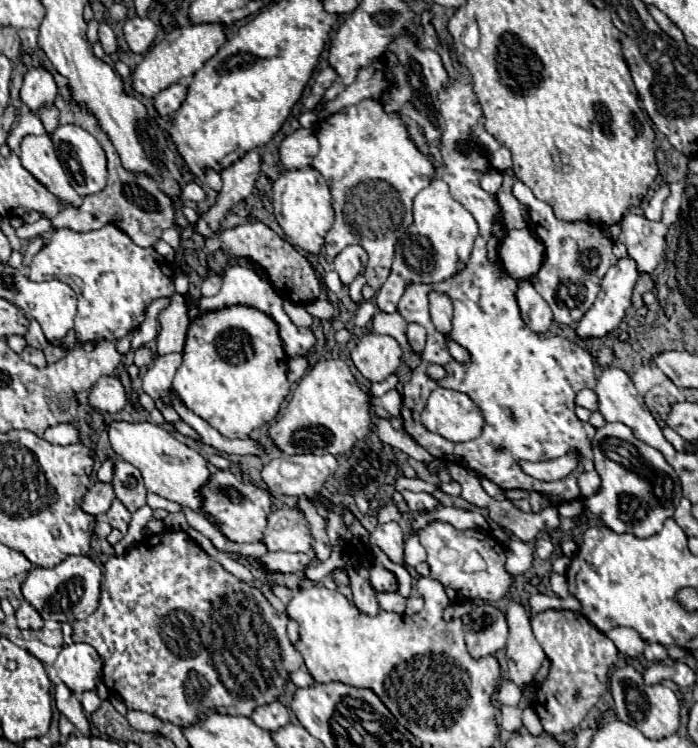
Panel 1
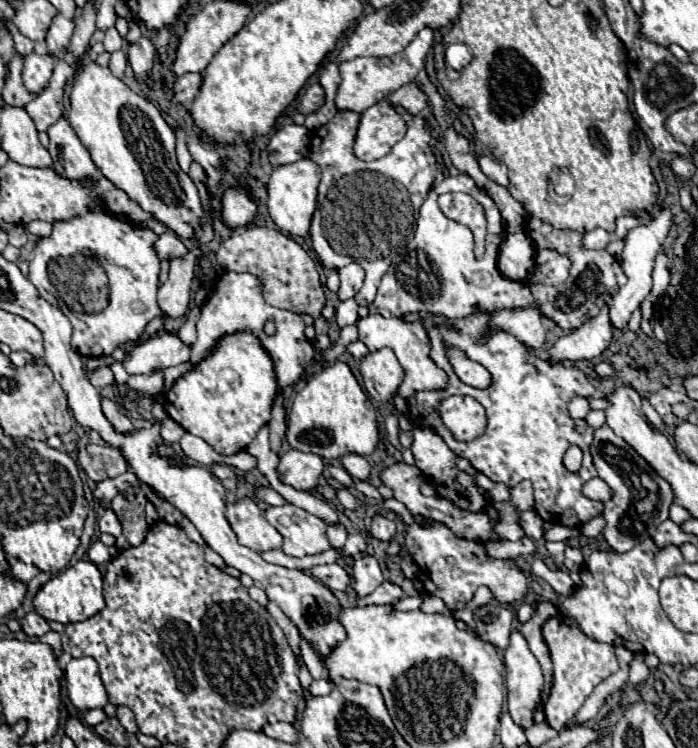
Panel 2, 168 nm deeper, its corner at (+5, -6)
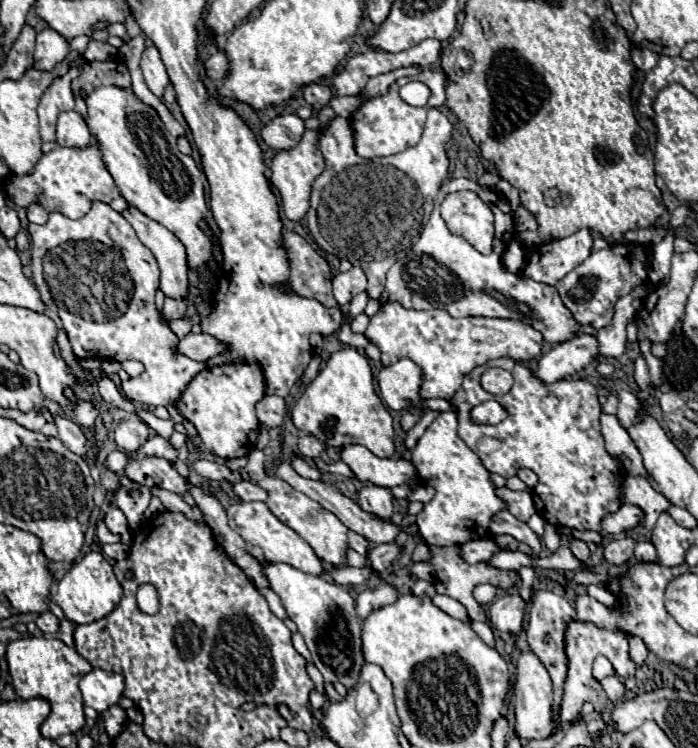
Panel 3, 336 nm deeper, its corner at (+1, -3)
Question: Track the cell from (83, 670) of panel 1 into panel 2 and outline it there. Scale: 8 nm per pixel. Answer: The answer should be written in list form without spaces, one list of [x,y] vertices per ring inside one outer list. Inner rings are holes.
[[[92,657],[72,659],[64,673],[68,697],[80,711],[104,707],[108,703],[108,693],[100,679],[98,663]]]

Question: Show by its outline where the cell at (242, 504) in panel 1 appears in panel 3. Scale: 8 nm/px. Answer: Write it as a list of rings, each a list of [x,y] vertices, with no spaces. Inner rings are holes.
[[[238,502],[228,508],[228,524],[242,540],[250,546],[260,546],[264,550],[266,562],[286,562],[308,574],[322,574],[322,562],[314,550],[284,522],[280,522],[264,502]]]

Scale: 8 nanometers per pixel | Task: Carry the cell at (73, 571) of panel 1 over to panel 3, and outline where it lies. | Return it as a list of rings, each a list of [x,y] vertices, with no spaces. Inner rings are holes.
[[[88,552],[80,562],[72,566],[72,570],[58,582],[56,592],[52,594],[52,602],[56,602],[64,616],[74,624],[88,624],[104,618],[112,608],[120,602],[122,588],[116,582],[112,566],[100,552]]]

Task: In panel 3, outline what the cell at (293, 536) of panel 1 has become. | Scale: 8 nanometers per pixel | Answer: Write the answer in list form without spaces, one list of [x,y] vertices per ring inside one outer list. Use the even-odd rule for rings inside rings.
[[[254,448],[254,450],[248,454],[246,474],[248,474],[258,486],[262,486],[262,488],[268,492],[266,504],[268,504],[270,512],[272,512],[280,522],[284,522],[286,526],[290,526],[304,542],[308,542],[308,544],[312,546],[314,554],[316,554],[320,560],[324,560],[324,562],[328,562],[328,564],[332,564],[332,566],[342,566],[342,564],[344,564],[344,550],[346,550],[346,546],[348,546],[348,540],[346,540],[348,528],[346,528],[332,512],[324,510],[318,502],[314,502],[314,500],[310,500],[308,496],[304,496],[302,492],[294,490],[290,484],[284,484],[284,480],[274,478],[274,476],[268,476],[268,474],[264,472],[264,454],[262,454],[262,450],[258,450],[258,448]]]

